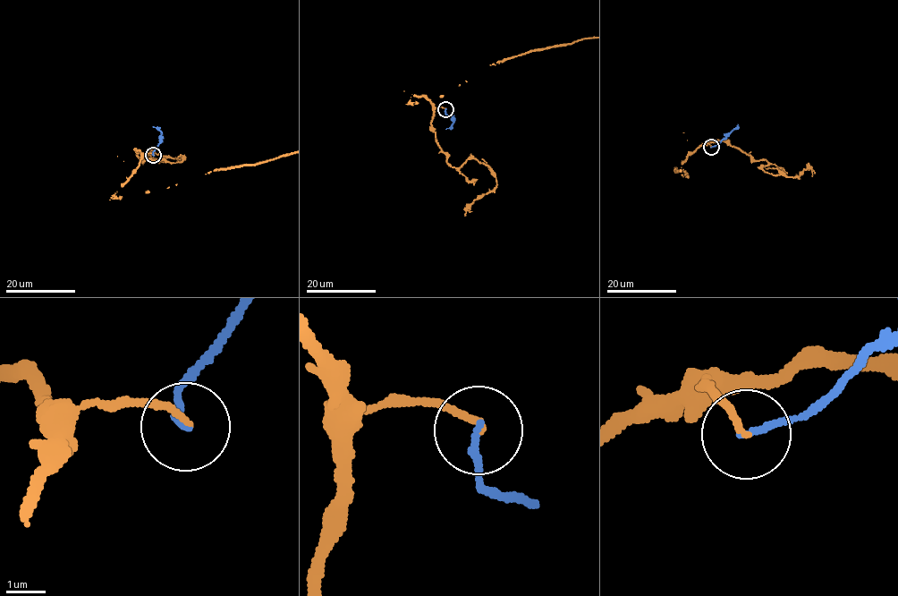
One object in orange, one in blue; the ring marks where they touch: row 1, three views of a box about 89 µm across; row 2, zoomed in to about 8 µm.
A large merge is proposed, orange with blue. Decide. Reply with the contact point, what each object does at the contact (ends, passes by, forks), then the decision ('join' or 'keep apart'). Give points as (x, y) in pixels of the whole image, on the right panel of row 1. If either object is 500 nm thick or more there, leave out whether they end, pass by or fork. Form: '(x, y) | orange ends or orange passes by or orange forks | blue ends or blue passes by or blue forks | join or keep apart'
(711, 147) | orange ends | blue ends | join

